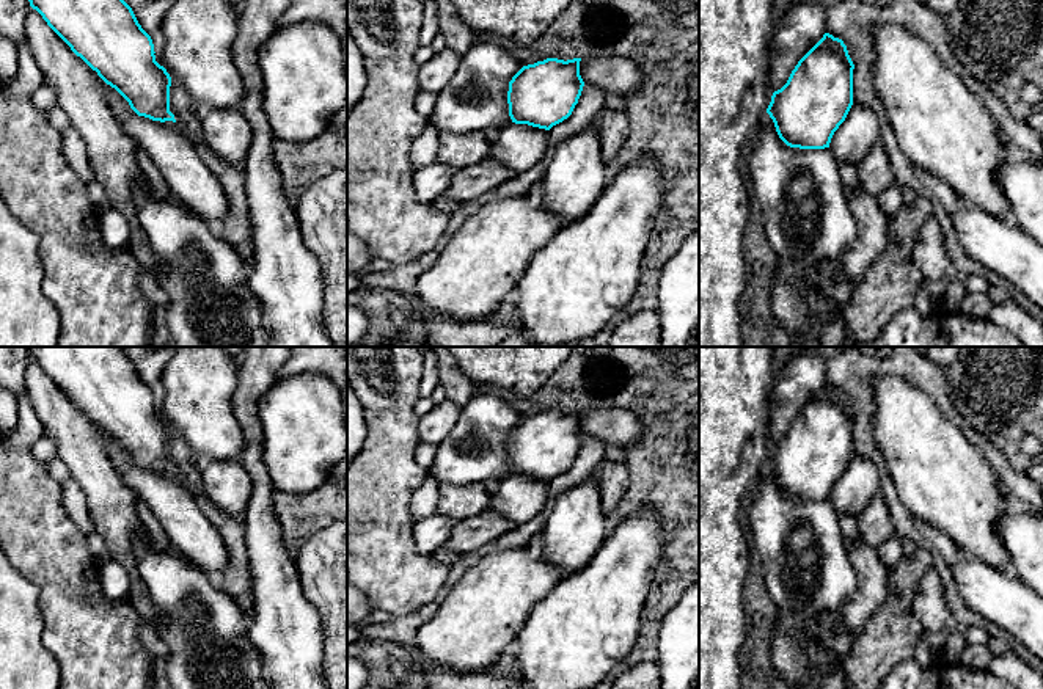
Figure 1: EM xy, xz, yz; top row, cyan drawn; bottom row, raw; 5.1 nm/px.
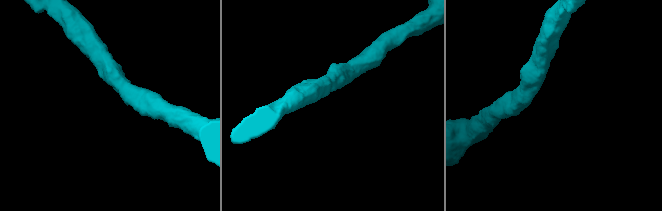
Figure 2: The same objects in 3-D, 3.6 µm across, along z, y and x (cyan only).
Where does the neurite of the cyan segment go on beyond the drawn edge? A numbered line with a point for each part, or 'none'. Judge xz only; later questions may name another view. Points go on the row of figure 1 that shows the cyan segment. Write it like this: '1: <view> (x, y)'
1: xz (520, 146)

